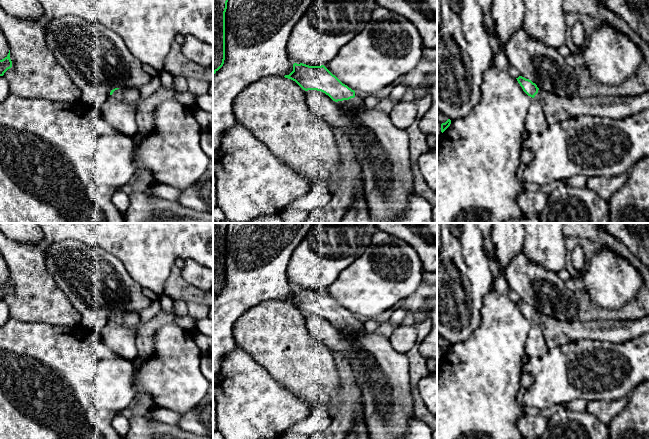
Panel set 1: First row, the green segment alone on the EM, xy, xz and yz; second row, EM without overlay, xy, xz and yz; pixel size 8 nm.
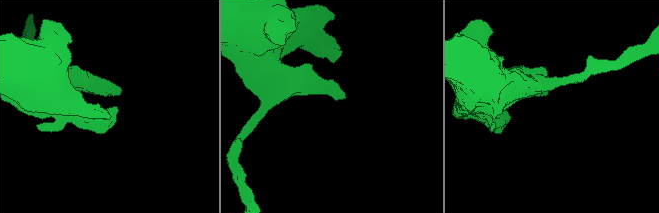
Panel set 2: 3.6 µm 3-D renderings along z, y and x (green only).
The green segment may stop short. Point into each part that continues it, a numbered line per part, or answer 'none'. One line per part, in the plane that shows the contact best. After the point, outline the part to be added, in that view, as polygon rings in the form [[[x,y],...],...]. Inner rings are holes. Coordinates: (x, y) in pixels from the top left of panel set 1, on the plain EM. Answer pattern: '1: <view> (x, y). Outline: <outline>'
1: xz (356, 327). Outline: [[[355,320],[354,322],[351,322],[349,324],[343,324],[337,326],[338,330],[344,332],[344,333],[352,333],[354,335],[358,335],[360,333],[367,332],[364,328],[363,323],[360,321]]]

